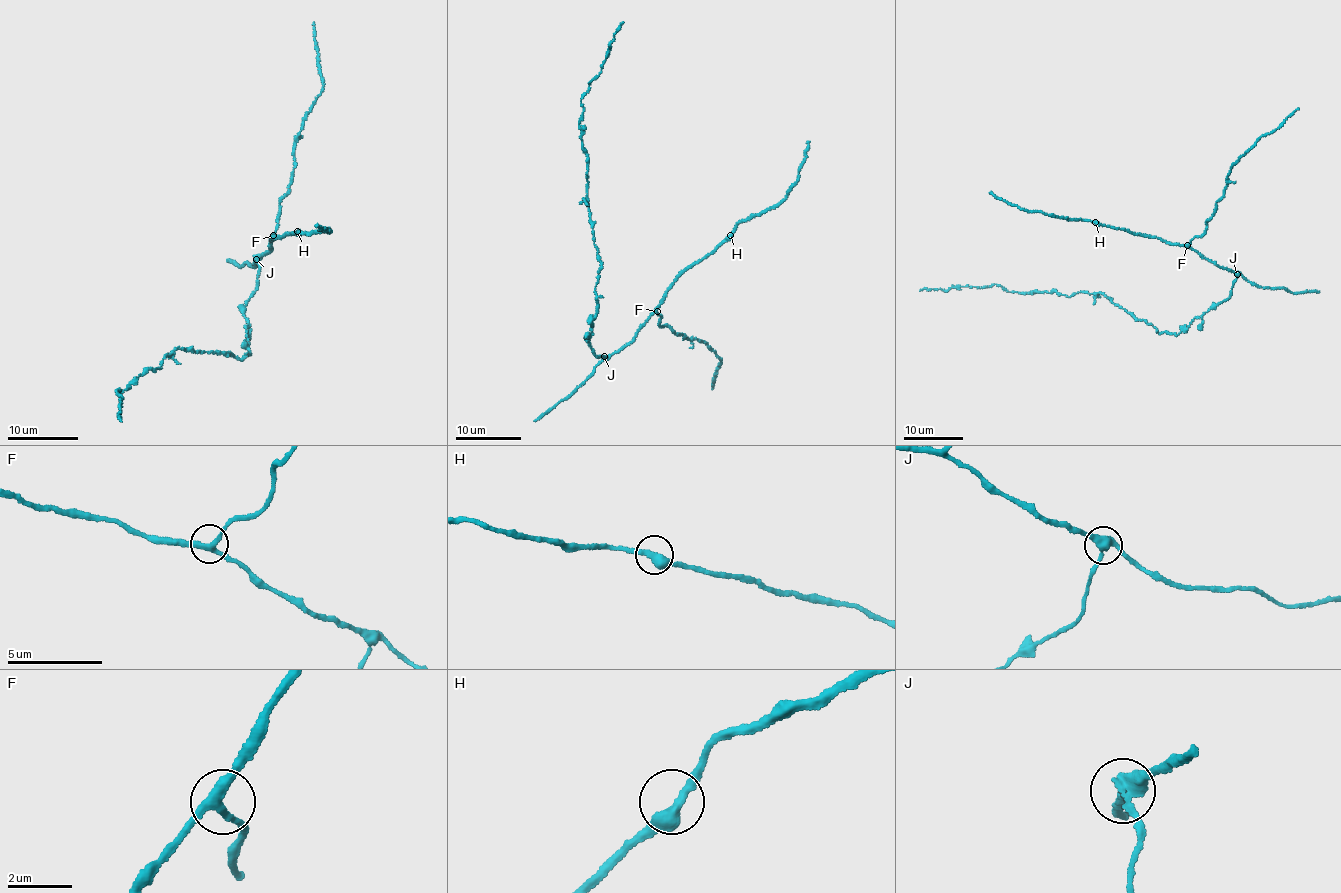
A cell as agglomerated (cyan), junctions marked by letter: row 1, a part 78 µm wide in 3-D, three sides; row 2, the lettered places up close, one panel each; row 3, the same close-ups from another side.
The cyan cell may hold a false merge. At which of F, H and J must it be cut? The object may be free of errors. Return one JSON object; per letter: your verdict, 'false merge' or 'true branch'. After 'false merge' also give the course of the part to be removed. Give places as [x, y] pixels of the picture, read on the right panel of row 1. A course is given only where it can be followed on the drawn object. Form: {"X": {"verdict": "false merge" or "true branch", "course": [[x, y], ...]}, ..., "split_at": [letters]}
{"F": {"verdict": "true branch"}, "H": {"verdict": "true branch"}, "J": {"verdict": "false merge", "course": [[1237, 275], [1232, 295], [1177, 334], [1156, 332], [1101, 294], [1068, 297], [993, 284], [919, 291]]}, "split_at": ["J"]}

